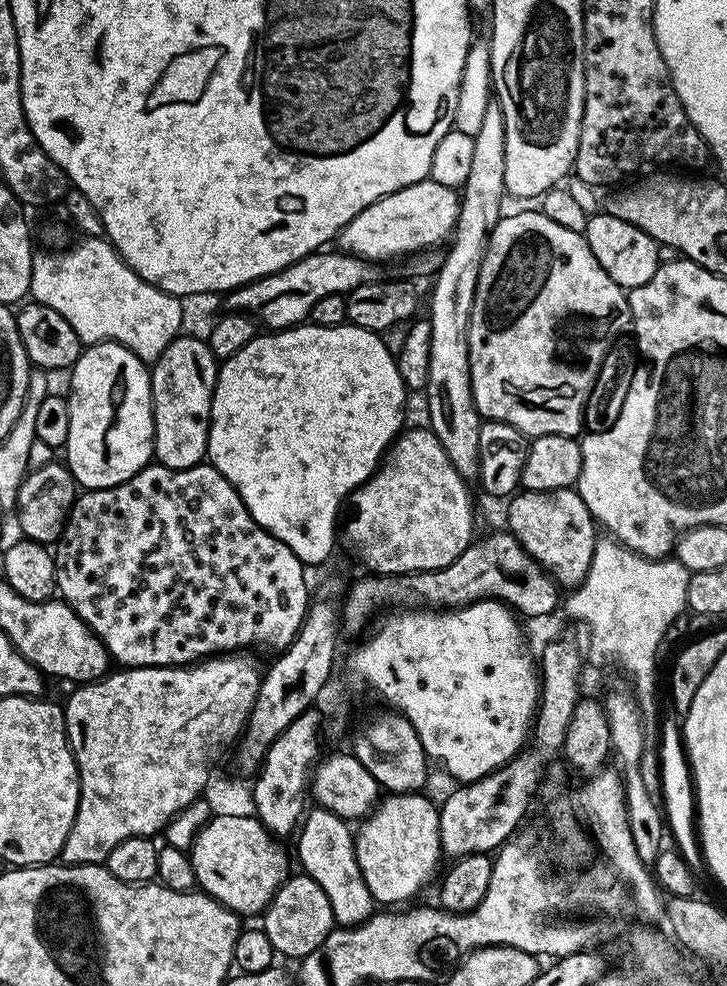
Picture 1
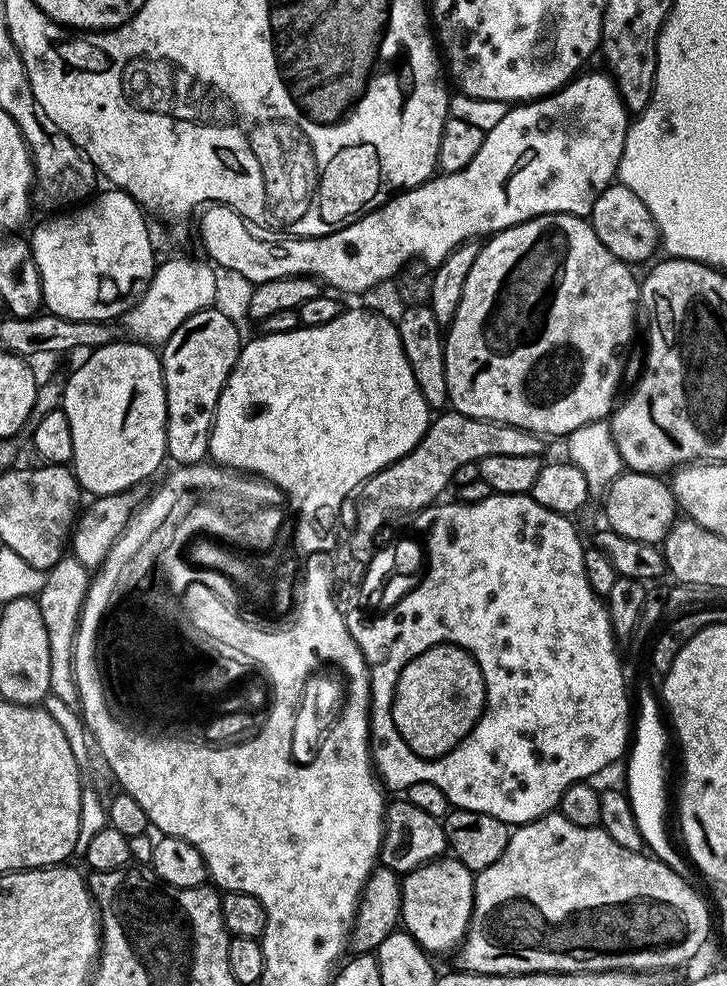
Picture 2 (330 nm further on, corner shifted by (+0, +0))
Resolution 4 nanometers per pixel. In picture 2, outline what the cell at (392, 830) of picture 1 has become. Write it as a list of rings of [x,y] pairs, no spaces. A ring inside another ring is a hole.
[[[455,858],[431,860],[403,877],[400,919],[403,927],[425,952],[451,953],[468,933],[468,923],[472,917],[473,883],[474,873]]]

